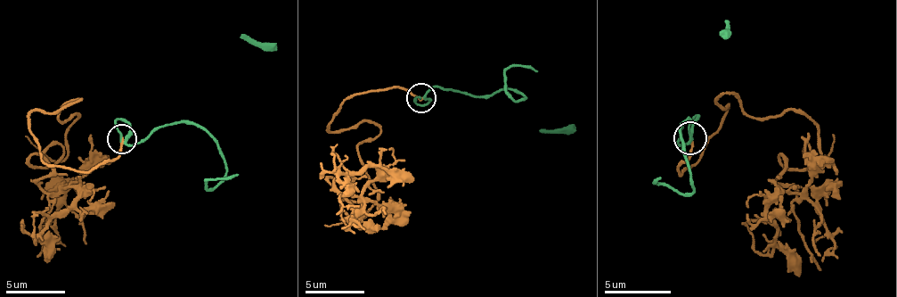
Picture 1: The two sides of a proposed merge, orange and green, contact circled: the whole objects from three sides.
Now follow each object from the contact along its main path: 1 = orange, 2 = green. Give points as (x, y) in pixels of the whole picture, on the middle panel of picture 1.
1: (420, 98), (338, 107), (329, 131), (379, 127), (376, 195), (329, 178), (355, 195), (362, 166), (344, 195)
2: (420, 98), (444, 86), (470, 95), (512, 89), (526, 98), (517, 102), (506, 89), (506, 71), (538, 71)

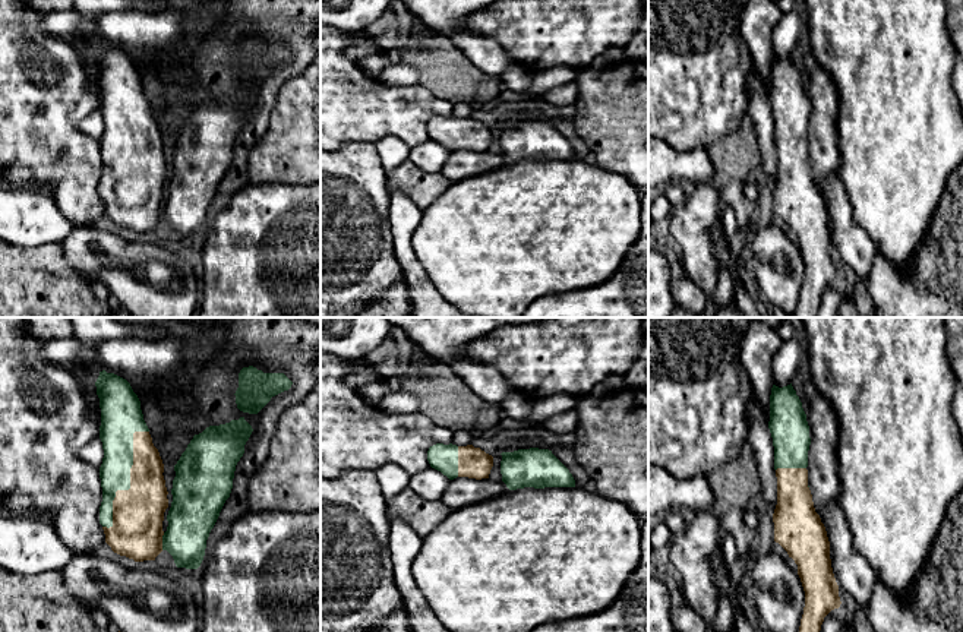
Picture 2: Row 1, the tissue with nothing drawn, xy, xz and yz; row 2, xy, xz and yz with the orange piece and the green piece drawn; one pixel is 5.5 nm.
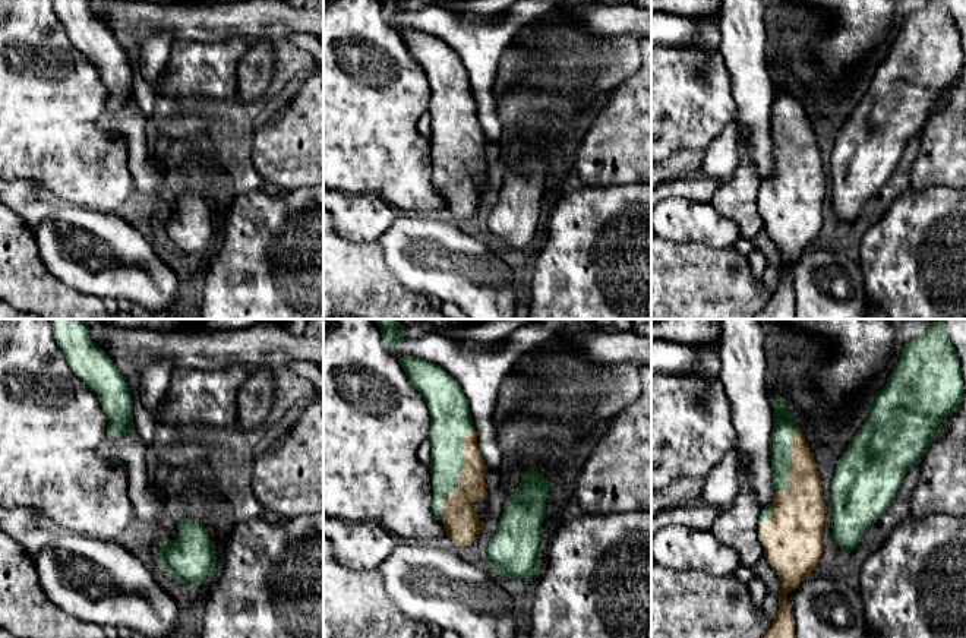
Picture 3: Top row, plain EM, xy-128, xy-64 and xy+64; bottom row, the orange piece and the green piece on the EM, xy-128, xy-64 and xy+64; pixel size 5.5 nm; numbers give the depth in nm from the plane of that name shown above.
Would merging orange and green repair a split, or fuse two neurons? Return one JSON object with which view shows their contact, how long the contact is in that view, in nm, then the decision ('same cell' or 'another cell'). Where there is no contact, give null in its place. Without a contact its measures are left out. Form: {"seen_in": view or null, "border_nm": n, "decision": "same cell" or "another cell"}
{"seen_in": "xy", "border_nm": 600, "decision": "another cell"}

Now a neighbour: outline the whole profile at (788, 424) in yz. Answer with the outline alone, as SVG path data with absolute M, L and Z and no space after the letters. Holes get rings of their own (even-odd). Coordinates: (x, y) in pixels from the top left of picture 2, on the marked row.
M792 383L783 388L773 385L768 429L774 446L774 470L806 468L809 426Z

